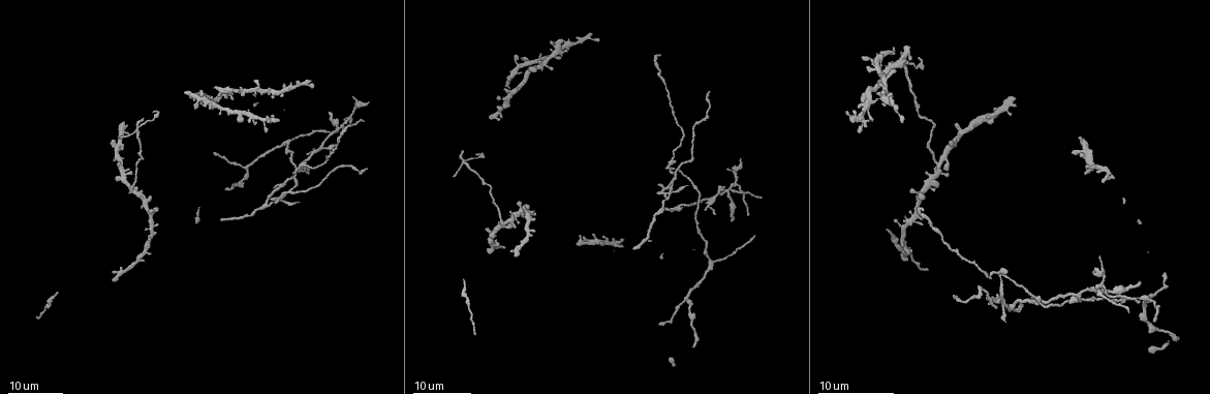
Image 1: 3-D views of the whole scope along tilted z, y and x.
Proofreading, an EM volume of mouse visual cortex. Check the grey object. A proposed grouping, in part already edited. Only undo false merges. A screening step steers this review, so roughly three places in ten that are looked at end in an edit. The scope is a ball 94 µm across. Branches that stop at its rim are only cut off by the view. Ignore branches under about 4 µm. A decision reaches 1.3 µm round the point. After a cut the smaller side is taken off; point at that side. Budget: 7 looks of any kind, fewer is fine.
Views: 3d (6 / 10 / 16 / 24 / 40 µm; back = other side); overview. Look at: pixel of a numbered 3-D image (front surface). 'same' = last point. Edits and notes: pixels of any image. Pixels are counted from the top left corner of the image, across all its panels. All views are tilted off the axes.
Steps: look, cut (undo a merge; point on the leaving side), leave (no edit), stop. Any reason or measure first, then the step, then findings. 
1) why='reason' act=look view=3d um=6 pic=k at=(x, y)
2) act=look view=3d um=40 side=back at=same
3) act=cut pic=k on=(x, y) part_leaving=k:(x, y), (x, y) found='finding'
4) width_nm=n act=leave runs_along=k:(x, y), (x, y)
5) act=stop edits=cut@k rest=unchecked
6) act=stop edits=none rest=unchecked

why='four-way junction' act=look view=3d um=16 pic=1 at=(299, 166)

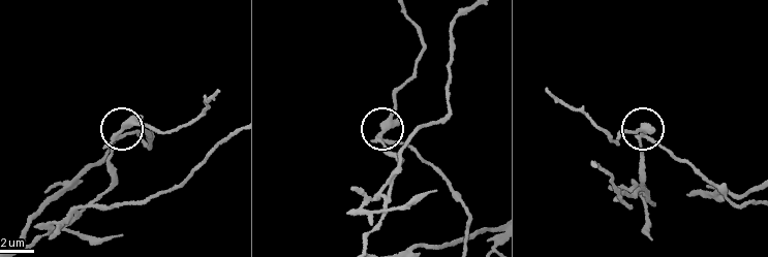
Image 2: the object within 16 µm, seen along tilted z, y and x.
why='zoom in' act=look view=3d um=6 pic=2 at=(115, 132)

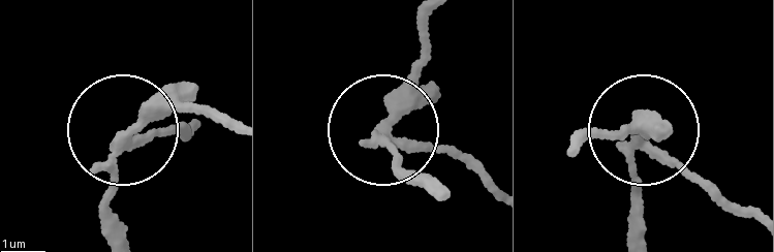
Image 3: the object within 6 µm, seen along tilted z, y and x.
width_nm=260 act=cut pic=3 on=(162, 94) part_leaving=3:(121, 143), (111, 240) found='two neurons meet here'

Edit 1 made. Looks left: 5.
why='see it whole again' act=look view=overview

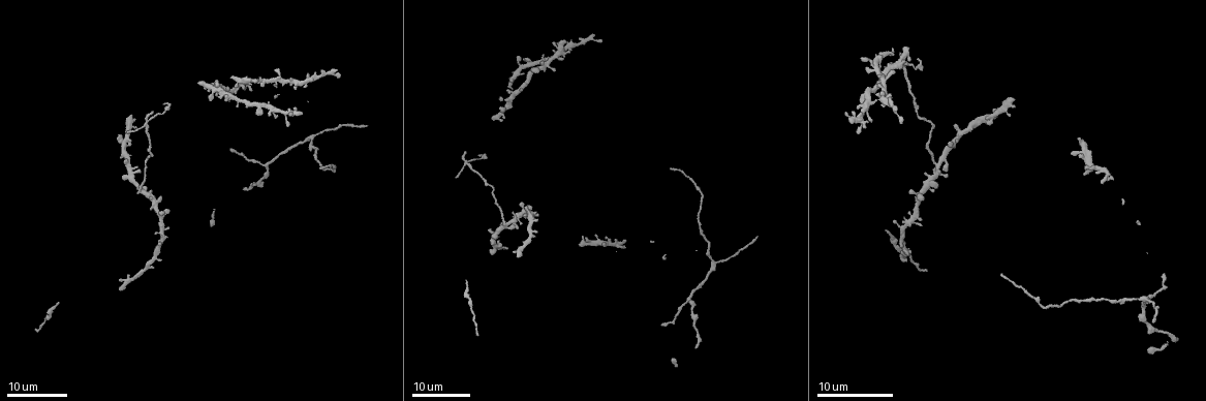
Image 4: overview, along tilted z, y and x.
act=look view=3d um=24 pic=4 at=(139, 192)

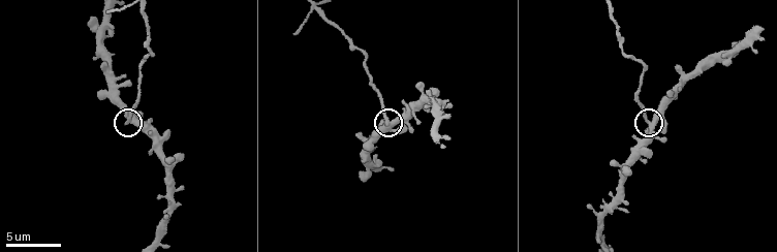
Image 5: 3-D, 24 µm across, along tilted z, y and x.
act=look view=3d um=6 pic=5 at=(392, 121)

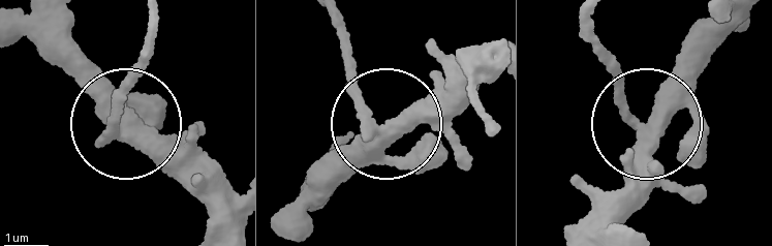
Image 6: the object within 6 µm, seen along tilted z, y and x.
arms=3 act=cut pic=6 on=(127, 91) found='two neurons meet here'

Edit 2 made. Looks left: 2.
why='arms part here' act=look view=3d um=24 pic=4 at=(1144, 309)

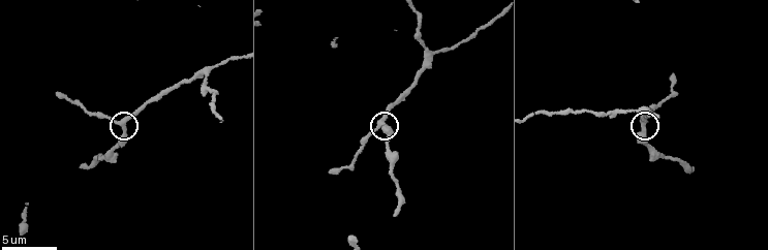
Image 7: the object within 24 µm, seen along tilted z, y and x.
act=look view=3d um=6 pic=7 at=(643, 125)

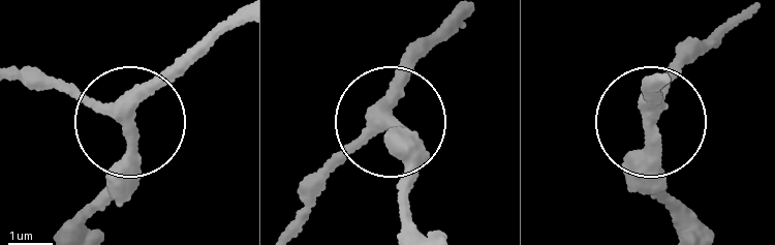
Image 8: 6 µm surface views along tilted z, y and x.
side_arm_um=7 act=leave found='continuous, no second neuron'

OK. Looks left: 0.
act=stop edits=cut@3,cut@6 rest=unchecked

